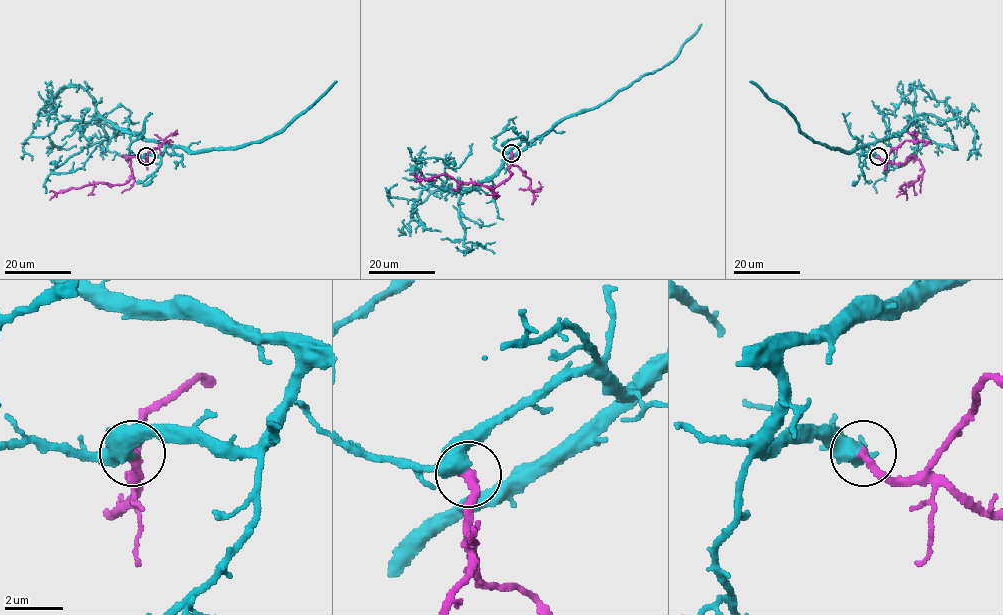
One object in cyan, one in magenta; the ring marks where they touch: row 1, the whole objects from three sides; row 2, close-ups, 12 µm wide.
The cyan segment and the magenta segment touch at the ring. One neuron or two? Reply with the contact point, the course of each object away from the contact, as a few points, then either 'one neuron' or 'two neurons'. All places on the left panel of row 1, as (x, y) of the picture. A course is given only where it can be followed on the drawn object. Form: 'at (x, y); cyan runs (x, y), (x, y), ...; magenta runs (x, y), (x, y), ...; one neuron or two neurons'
at (146, 156); cyan runs (147, 156), (159, 156), (165, 145), (119, 129), (51, 172), (81, 168), (108, 136); magenta runs (147, 156), (145, 163), (138, 157), (128, 159), (132, 173), (122, 184), (96, 182), (65, 191), (50, 191); one neuron

